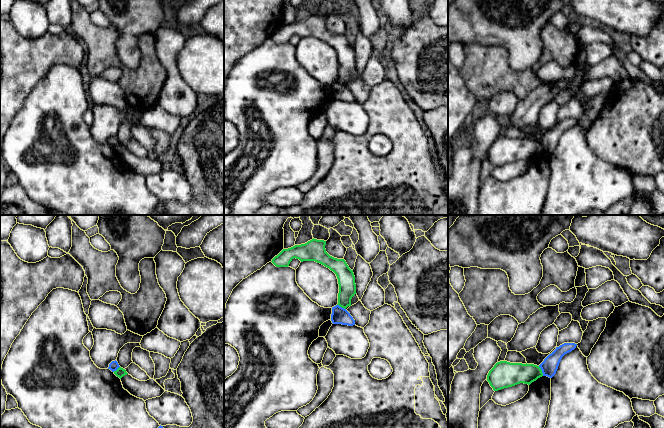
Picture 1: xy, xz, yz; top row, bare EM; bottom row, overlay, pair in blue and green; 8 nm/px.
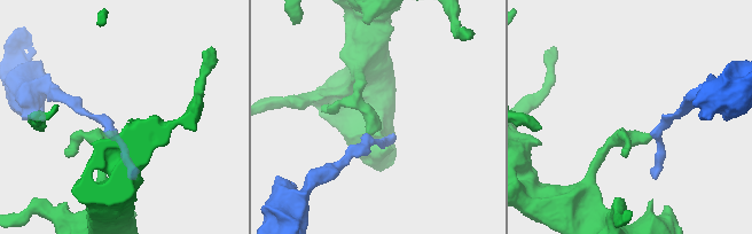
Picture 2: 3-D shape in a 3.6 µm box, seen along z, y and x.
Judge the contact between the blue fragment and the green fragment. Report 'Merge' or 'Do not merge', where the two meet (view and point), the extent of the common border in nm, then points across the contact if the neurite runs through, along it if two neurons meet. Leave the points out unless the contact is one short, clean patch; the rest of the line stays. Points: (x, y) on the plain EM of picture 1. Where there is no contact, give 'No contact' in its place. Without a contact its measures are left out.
Do not merge. Touches blue at yz (542, 147). Shared border 90 nm. Boundary: yz (538, 142), (543, 151)

